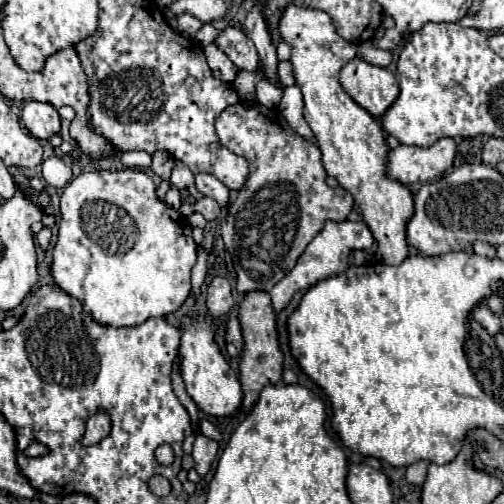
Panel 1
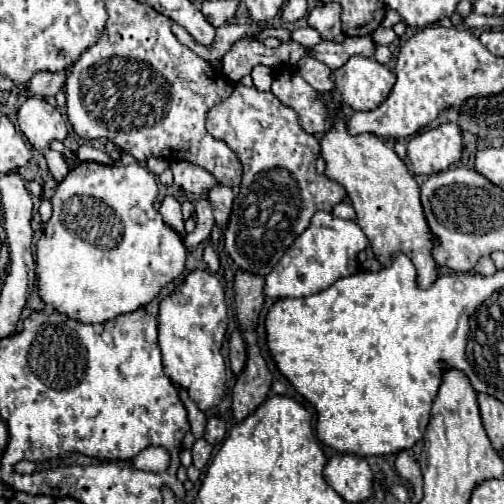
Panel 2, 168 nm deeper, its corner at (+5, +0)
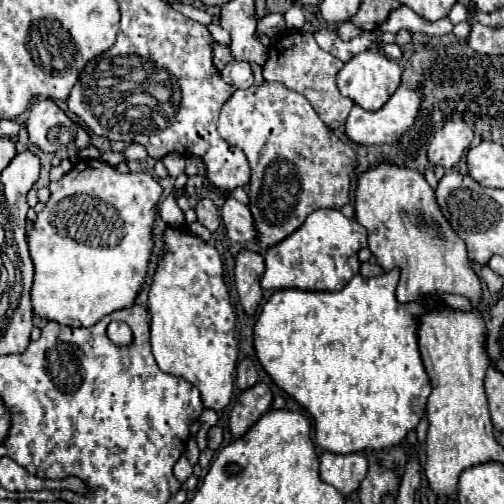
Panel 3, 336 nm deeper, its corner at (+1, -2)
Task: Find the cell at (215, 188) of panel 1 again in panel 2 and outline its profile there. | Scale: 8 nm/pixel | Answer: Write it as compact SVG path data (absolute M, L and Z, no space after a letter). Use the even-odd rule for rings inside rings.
M215 185L211 191L209 191L209 201L213 205L213 213L215 213L215 221L219 227L227 229L227 223L229 223L229 215L231 215L231 207L233 207L233 191L225 185Z

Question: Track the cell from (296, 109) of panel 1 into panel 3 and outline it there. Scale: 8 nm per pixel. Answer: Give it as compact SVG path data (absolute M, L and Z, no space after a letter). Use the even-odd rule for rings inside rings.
M297 31L297 33L283 35L281 39L277 39L277 43L273 47L269 47L269 61L263 67L263 77L265 77L265 81L281 83L291 91L301 93L311 103L311 107L315 109L319 119L329 129L337 129L345 123L345 119L353 107L353 101L343 97L335 83L335 75L341 67L343 67L343 63L337 57L325 53L315 43L313 33Z

